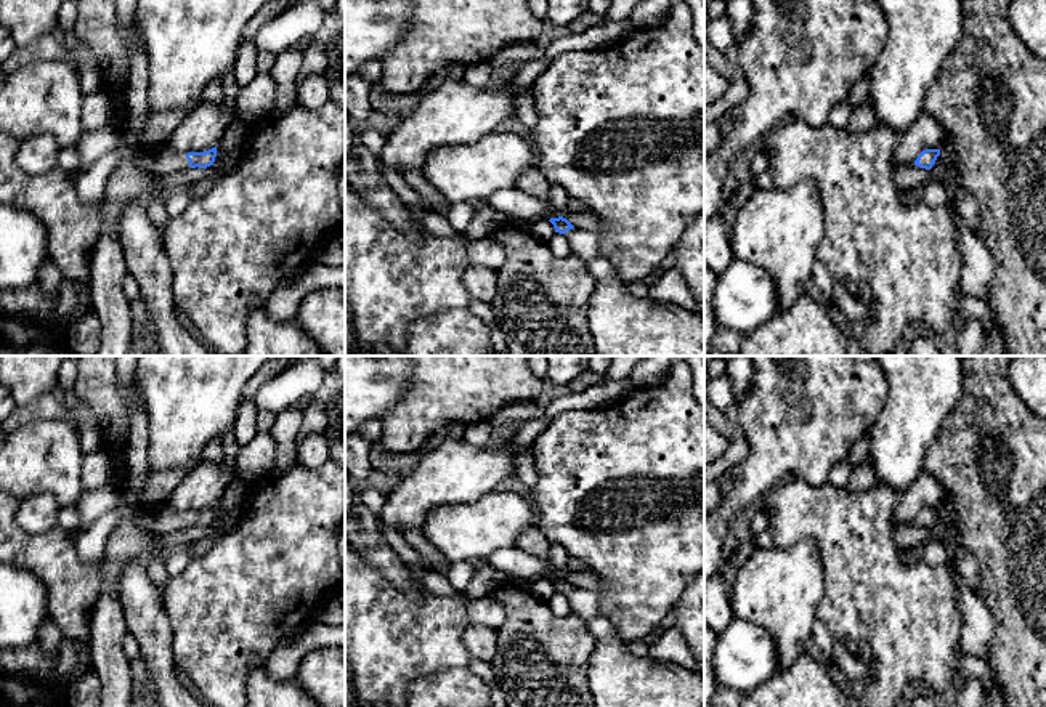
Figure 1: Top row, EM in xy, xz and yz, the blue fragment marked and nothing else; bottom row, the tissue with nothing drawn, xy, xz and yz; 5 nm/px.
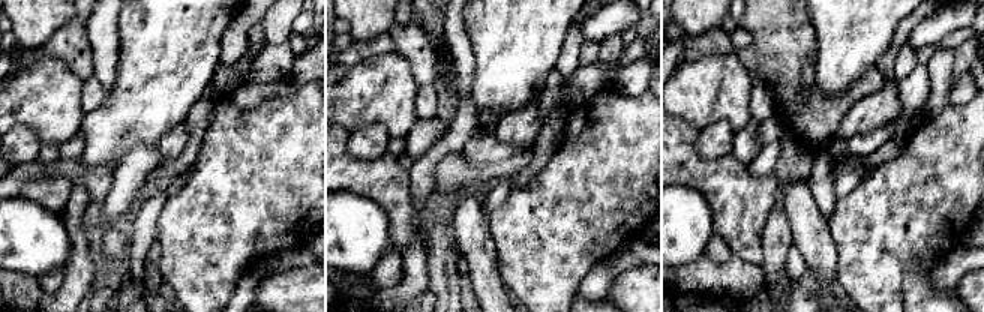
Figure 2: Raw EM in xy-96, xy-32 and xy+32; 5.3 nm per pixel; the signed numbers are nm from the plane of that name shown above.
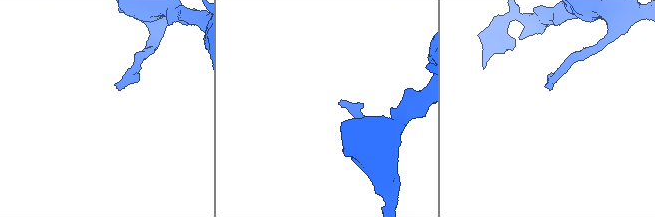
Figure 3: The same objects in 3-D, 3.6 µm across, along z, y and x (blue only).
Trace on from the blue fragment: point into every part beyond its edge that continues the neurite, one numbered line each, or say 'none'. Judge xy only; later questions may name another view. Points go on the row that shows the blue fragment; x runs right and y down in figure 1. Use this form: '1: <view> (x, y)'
1: xy (159, 162)

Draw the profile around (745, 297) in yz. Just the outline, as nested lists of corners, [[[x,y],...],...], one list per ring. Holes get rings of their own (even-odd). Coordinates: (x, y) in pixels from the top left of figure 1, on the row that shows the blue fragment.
[[[733,258],[716,276],[712,311],[719,325],[749,335],[778,313],[773,277],[749,261]]]

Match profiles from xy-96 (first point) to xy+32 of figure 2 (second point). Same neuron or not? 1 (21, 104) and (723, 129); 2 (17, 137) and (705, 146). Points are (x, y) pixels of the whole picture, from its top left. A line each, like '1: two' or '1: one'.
1: two
2: one

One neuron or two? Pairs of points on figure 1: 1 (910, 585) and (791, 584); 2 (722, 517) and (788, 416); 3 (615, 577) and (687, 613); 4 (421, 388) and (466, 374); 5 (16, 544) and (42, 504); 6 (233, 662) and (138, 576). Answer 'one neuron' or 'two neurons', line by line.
1: two neurons
2: one neuron
3: two neurons
4: one neuron
5: two neurons
6: two neurons

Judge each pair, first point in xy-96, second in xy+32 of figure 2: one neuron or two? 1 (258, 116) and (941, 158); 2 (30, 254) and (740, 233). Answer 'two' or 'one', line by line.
1: one
2: two

